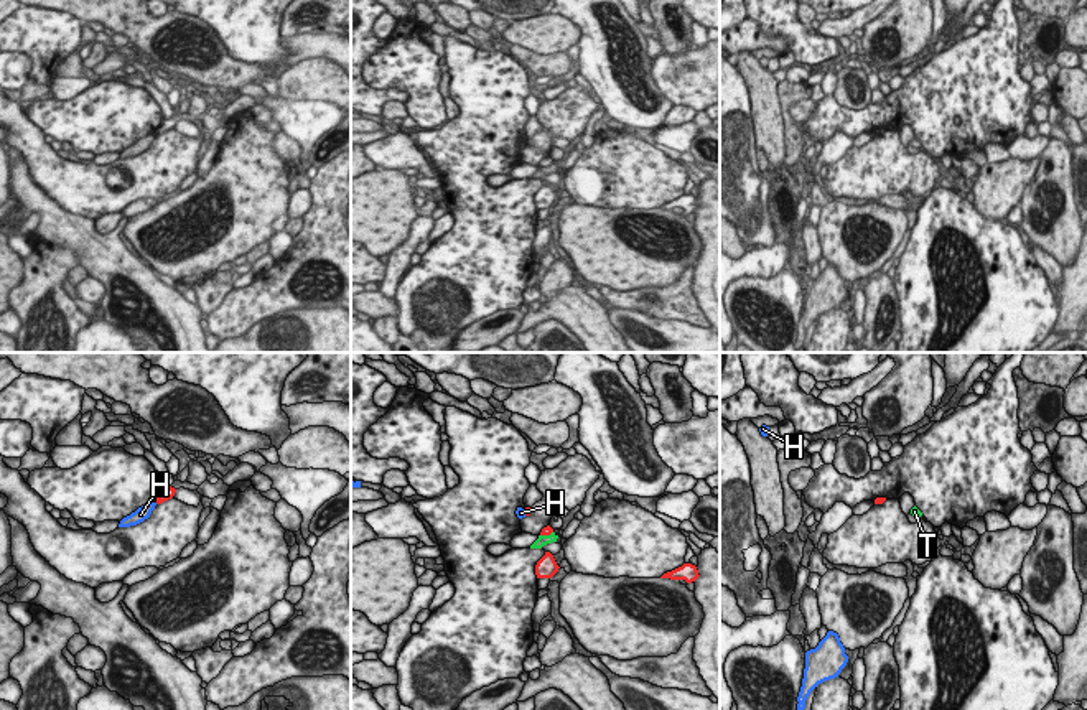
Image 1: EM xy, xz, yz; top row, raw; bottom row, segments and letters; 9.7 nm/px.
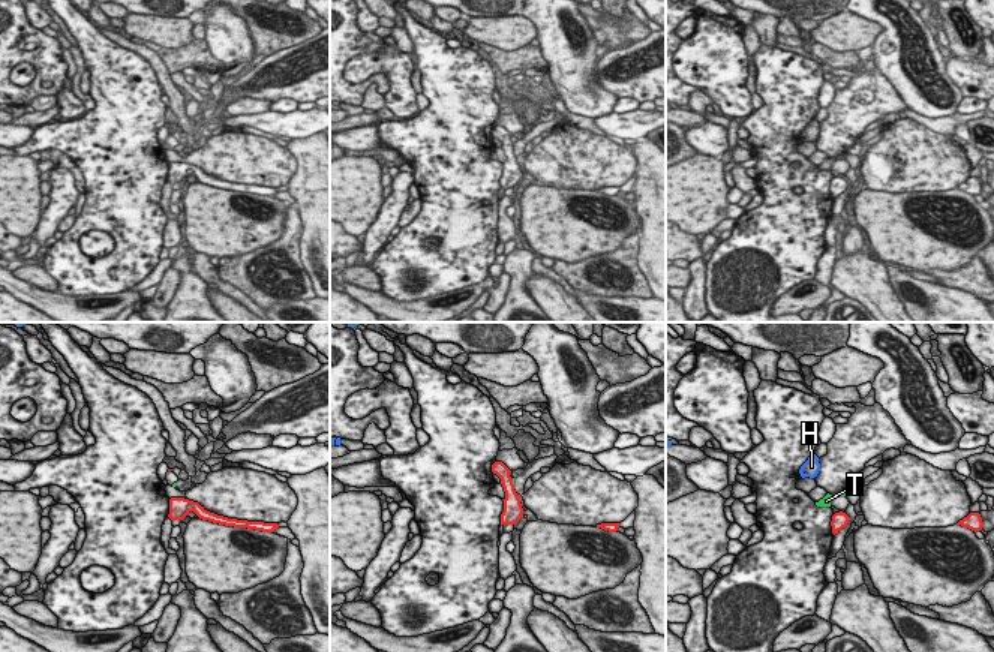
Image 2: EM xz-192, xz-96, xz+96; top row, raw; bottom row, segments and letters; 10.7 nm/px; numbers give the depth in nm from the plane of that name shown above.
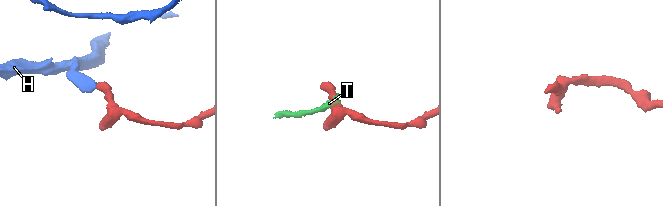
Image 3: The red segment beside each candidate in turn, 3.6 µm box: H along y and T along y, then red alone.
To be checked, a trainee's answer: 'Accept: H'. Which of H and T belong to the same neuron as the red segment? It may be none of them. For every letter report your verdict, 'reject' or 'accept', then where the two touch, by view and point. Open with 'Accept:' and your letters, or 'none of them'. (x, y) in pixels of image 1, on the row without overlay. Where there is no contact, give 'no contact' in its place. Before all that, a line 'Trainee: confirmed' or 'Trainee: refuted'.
Trainee: refuted
Accept: none of them
H: reject; contact xz (526, 144)
T: reject; contact xz (545, 165)

